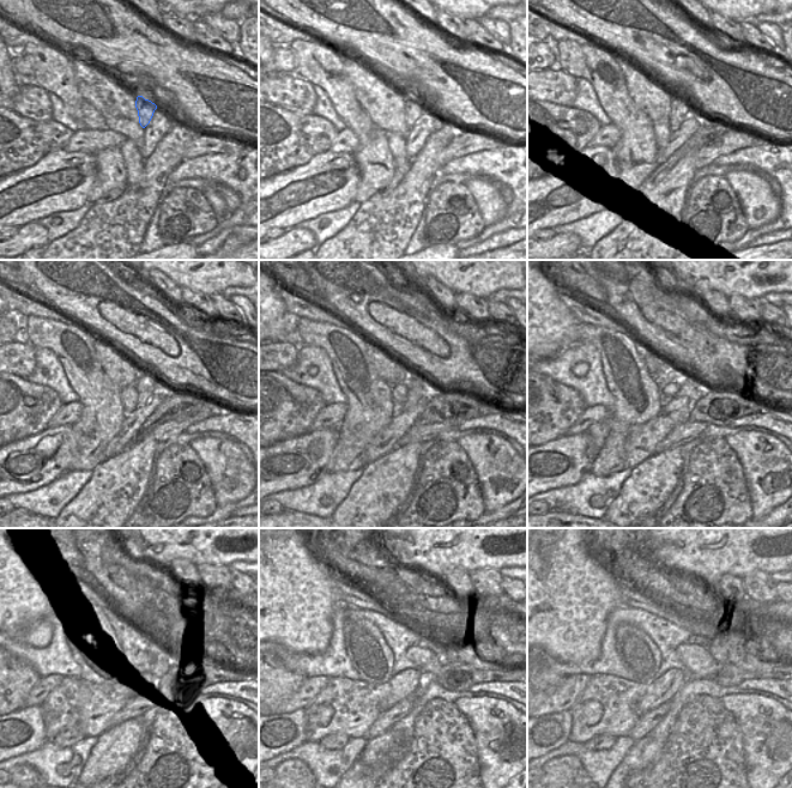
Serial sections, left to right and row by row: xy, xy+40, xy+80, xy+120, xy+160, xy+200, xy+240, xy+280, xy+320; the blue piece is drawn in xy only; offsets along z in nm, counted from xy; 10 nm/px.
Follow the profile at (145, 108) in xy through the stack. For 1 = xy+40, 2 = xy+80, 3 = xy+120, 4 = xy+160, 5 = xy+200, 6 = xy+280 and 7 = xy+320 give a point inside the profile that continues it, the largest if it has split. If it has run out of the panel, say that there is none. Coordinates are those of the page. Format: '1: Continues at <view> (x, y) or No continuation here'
1: Continues at xy+40 (412, 108)
2: Continues at xy+80 (679, 109)
3: Continues at xy+120 (145, 381)
4: Continues at xy+160 (413, 394)
5: Continues at xy+200 (677, 404)
6: Continues at xy+280 (406, 682)
7: Continues at xy+320 (661, 690).

